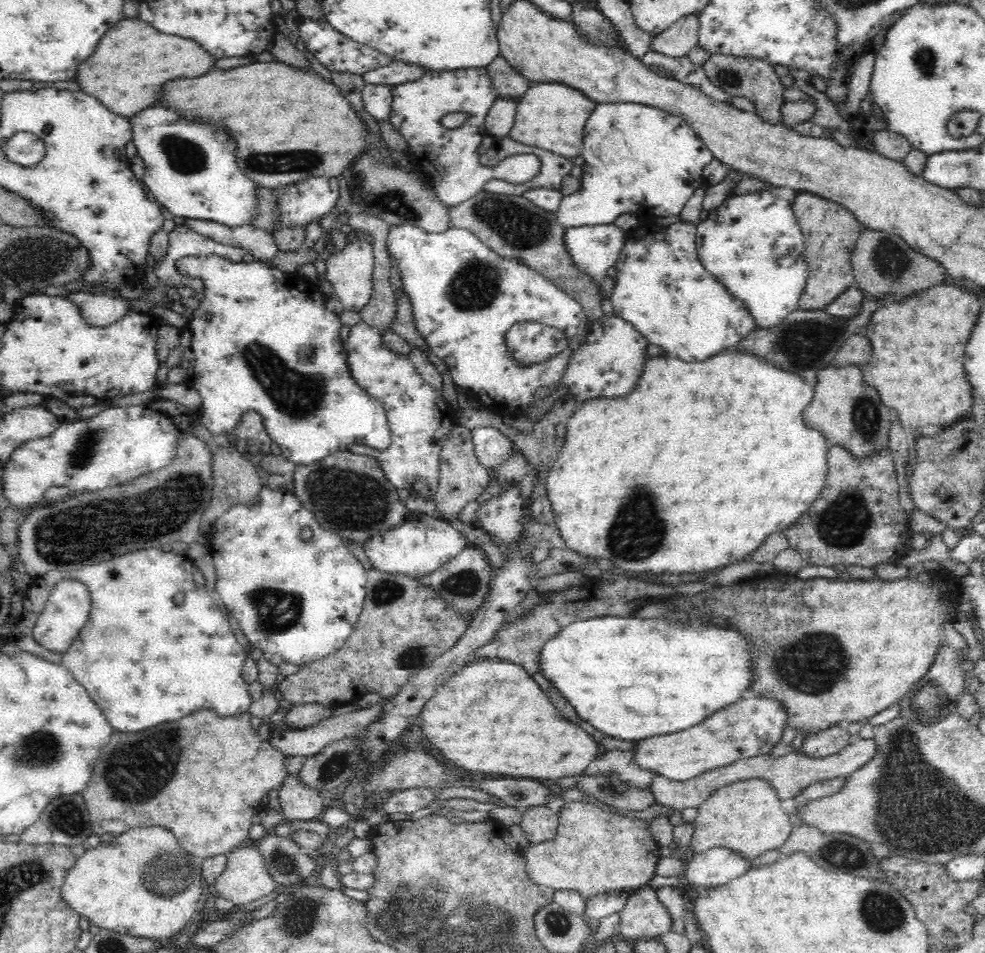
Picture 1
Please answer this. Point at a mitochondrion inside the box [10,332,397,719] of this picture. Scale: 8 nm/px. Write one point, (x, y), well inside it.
(66, 535)

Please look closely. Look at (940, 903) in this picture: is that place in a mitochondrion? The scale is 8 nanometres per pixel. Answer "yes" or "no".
no

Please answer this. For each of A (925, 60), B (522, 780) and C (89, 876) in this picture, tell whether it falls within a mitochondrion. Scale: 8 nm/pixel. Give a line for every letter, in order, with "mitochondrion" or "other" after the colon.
A: mitochondrion
B: other
C: other

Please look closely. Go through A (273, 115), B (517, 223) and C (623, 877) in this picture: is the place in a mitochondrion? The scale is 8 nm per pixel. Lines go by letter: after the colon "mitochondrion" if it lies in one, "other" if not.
A: other
B: mitochondrion
C: other

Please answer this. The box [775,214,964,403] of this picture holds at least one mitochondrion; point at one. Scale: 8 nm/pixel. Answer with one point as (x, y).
(889, 259)

